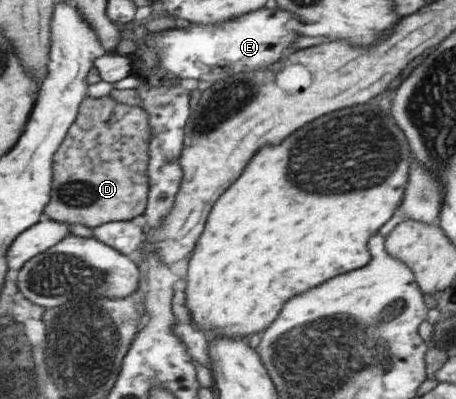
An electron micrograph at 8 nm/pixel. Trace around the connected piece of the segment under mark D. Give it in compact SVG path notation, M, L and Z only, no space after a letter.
M101 95L100 98L87 96L80 103L76 120L53 155L51 199L43 213L55 221L86 224L94 229L100 224L129 221L143 214L147 207L150 188L147 166L150 160L149 142L151 138L149 114L144 107L122 104L110 95Z

